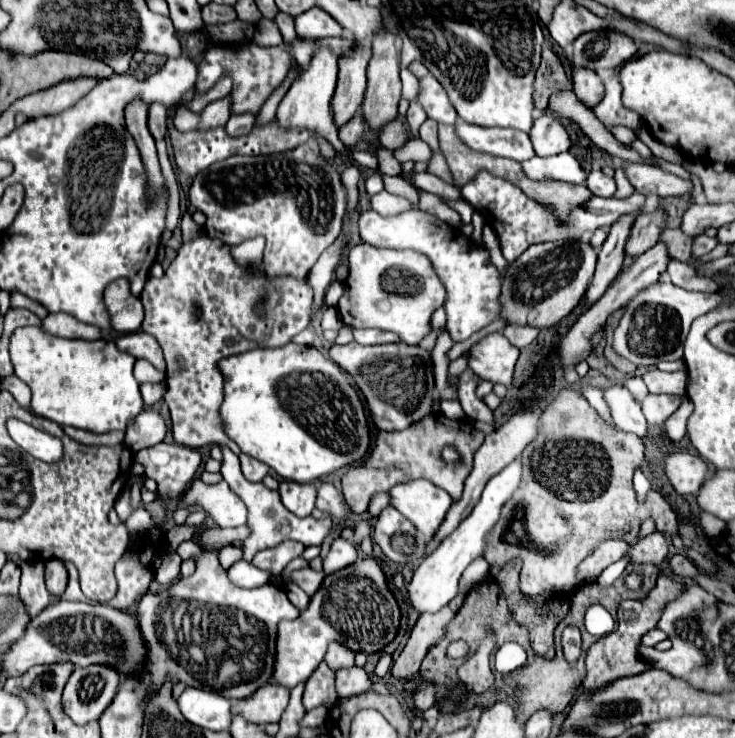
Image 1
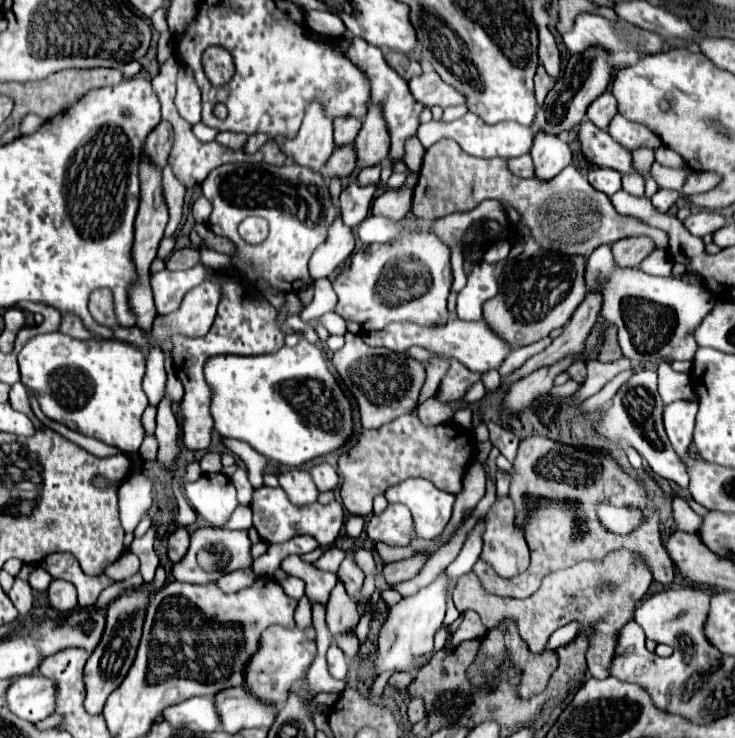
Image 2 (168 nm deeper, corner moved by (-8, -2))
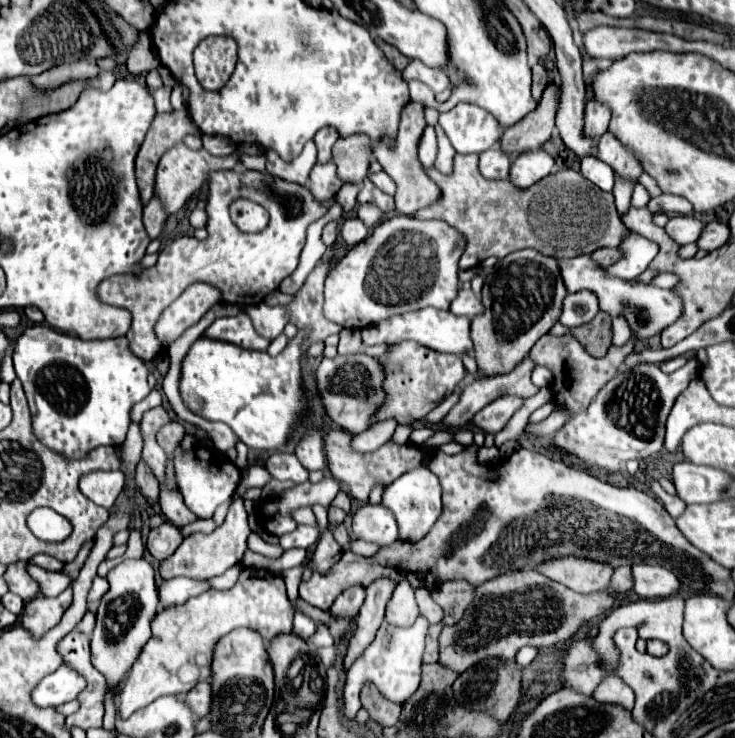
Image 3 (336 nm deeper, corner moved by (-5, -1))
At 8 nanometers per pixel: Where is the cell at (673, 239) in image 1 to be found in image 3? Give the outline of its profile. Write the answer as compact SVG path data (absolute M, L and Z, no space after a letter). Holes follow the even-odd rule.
M456 154L454 172L448 176L434 168L426 172L440 186L442 198L416 216L444 220L466 236L468 246L460 258L462 270L478 266L488 256L504 258L524 248L534 248L556 260L574 258L606 246L616 248L626 234L612 194L590 184L572 168L550 174L526 190L512 186L510 180L486 180L480 176L478 154Z

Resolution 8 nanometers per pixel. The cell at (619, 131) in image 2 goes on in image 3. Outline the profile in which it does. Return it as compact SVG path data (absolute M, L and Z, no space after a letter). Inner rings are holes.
M606 132L598 140L598 158L602 162L610 164L610 168L614 168L616 176L630 176L630 180L636 182L638 176L642 174L642 166L634 158L634 154L628 152L610 132Z

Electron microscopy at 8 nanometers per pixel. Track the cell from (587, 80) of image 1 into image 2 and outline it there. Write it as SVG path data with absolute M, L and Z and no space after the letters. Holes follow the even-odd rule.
M611 91L601 93L601 97L597 97L589 109L587 109L587 117L599 127L599 129L607 129L609 121L615 117L617 113L617 101L613 97Z

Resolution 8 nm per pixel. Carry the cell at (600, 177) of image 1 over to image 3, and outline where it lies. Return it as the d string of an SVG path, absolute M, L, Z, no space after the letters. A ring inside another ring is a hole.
M586 156L580 158L580 172L582 176L586 176L592 184L596 184L598 188L612 192L614 186L614 172L608 164L604 164L602 160L598 160L596 156Z

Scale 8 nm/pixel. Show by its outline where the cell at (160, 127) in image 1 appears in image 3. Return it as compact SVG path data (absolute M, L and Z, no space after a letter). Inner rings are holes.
M170 110L164 114L156 114L156 118L152 120L136 156L136 182L144 206L154 194L154 176L158 160L164 152L168 152L188 134L200 136L200 130L194 126L186 110Z

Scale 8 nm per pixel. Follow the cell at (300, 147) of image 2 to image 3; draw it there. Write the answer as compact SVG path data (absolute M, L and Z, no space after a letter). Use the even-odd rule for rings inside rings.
M308 142L300 156L296 156L292 162L280 160L274 152L266 152L266 172L272 176L278 176L282 180L290 180L294 184L306 184L312 166L316 164L316 146L314 142Z

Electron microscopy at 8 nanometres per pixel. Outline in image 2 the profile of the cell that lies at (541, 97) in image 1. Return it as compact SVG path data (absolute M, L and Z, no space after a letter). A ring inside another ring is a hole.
M539 65L537 67L537 75L535 75L535 95L537 95L537 105L539 107L543 105L547 93L553 89L553 85L555 85L555 81L545 73L545 67Z

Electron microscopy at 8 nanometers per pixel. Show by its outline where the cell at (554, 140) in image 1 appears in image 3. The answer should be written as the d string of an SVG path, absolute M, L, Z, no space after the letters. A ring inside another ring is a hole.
M542 148L530 150L514 158L508 180L518 188L530 188L540 178L548 176L552 172L552 166L554 166L554 158L546 154Z

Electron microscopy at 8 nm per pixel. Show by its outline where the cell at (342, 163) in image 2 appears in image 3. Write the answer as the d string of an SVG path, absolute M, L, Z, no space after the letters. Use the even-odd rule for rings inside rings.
M332 162L324 164L324 166L314 166L310 172L310 192L312 196L316 196L316 200L326 202L332 200L336 196L336 192L340 190L342 182L336 176L336 166Z

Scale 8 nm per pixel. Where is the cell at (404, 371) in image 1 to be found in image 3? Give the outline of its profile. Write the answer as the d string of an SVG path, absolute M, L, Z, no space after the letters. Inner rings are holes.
M360 352L354 356L322 358L316 370L316 386L322 398L326 416L352 434L366 430L370 426L370 416L382 406L382 400L384 400L382 380L384 380L382 364L376 358Z

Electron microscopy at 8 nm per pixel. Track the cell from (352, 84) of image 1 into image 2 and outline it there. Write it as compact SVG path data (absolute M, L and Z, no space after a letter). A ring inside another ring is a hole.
M337 117L333 121L335 127L335 143L337 145L347 145L351 141L355 141L359 129L361 129L361 119L355 117Z

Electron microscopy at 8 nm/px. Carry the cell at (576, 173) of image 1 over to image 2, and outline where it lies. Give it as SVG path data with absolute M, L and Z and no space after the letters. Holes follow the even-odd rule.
M521 155L515 159L509 159L509 169L523 179L533 179L535 177L535 169L533 169L533 159L529 159L529 155Z

